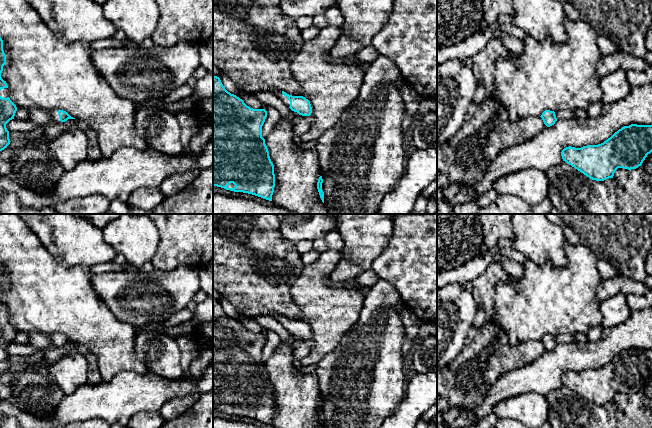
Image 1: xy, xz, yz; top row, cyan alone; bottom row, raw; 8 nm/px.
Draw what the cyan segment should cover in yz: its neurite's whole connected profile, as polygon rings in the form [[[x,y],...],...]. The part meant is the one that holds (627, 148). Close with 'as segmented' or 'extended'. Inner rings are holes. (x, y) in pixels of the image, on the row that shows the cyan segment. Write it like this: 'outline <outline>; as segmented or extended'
outline [[[631,124],[615,132],[610,138],[598,145],[587,145],[581,148],[566,147],[562,150],[563,161],[587,177],[596,181],[613,178],[618,168],[636,169],[642,165],[652,152],[652,125]]]; as segmented

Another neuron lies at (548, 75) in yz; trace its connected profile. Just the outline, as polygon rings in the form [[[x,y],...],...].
[[[567,17],[564,26],[567,34],[565,42],[554,42],[549,37],[538,41],[526,35],[522,40],[522,54],[496,60],[492,95],[499,105],[507,109],[511,121],[541,116],[545,110],[586,110],[590,104],[601,102],[597,62],[602,55],[597,46],[598,35],[589,24],[580,20]]]

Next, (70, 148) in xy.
[[[72,128],[47,142],[65,171],[87,159],[87,136],[83,130]]]

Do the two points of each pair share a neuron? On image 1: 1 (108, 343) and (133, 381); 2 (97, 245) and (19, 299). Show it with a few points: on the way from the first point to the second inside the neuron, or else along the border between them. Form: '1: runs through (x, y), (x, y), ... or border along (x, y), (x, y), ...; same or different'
1: border along (148, 370), (143, 373), (121, 371), (105, 381); different
2: border along (49, 251), (58, 260), (67, 264), (88, 267); different

